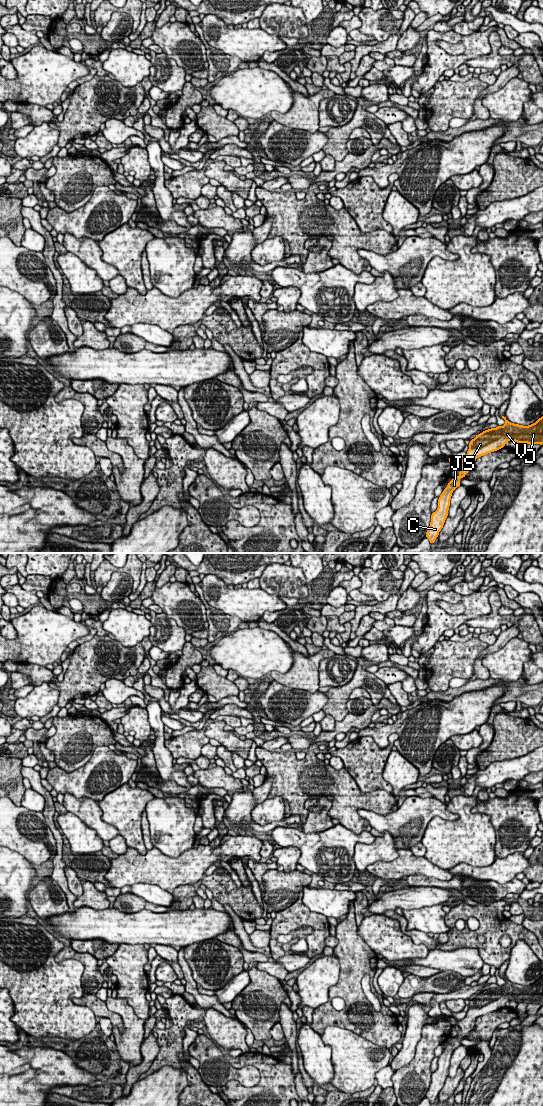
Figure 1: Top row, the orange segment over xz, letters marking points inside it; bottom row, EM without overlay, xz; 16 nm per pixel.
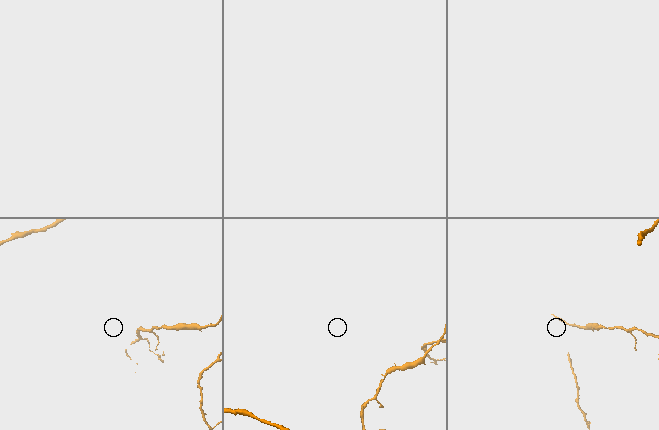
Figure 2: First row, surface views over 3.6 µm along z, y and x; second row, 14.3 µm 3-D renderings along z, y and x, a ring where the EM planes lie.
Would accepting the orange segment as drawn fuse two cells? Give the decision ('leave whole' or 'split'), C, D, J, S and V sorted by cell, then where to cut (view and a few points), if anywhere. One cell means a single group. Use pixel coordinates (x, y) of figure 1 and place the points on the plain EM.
leave whole; C D J S V; no cut

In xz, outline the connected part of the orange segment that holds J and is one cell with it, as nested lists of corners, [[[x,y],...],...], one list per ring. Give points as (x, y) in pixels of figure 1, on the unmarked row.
[[[504,976],[502,978],[506,981],[503,986],[485,990],[469,1002],[469,1010],[463,1020],[457,1022],[454,1018],[448,1018],[452,1025],[459,1026],[460,1035],[453,1038],[439,1056],[438,1069],[431,1075],[430,1086],[425,1096],[429,1099],[430,1104],[434,1104],[443,1088],[448,1076],[452,1053],[461,1045],[459,1040],[471,1031],[469,1027],[477,1018],[504,1008],[510,1000],[517,1003],[543,1005],[543,976],[528,986],[511,983]]]

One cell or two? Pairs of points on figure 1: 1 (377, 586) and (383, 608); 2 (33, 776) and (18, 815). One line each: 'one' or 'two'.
1: two
2: two

